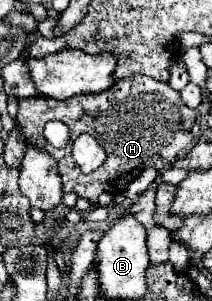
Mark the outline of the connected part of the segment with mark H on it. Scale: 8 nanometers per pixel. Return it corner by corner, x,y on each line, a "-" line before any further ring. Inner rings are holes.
137,74
135,78
123,78
101,94
81,94
67,100
21,98
17,114
29,146
47,150
57,160
57,170
63,180
63,192
75,192
77,196
87,198
93,208
97,206
97,198
103,192
109,192
113,196
123,194
145,168
163,172
171,168
179,158
187,156
187,148
191,148
193,142
191,126
195,118
195,110
183,104
177,90
173,90
167,82
159,82
143,74
-
49,120
61,120
69,126
71,140
65,148
53,148
51,144
45,146
47,140
43,138
43,126
-
85,132
91,134
107,152
105,164
101,164
91,174
83,174
71,158
73,140

